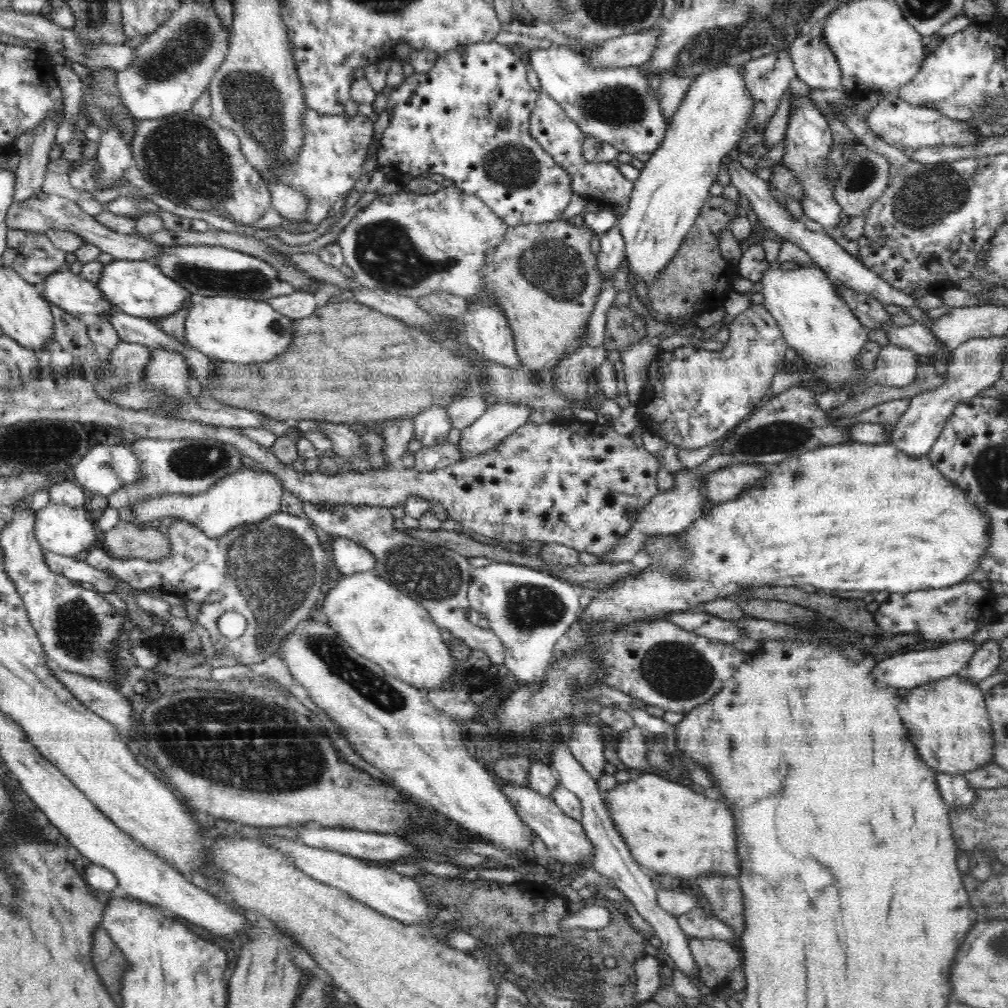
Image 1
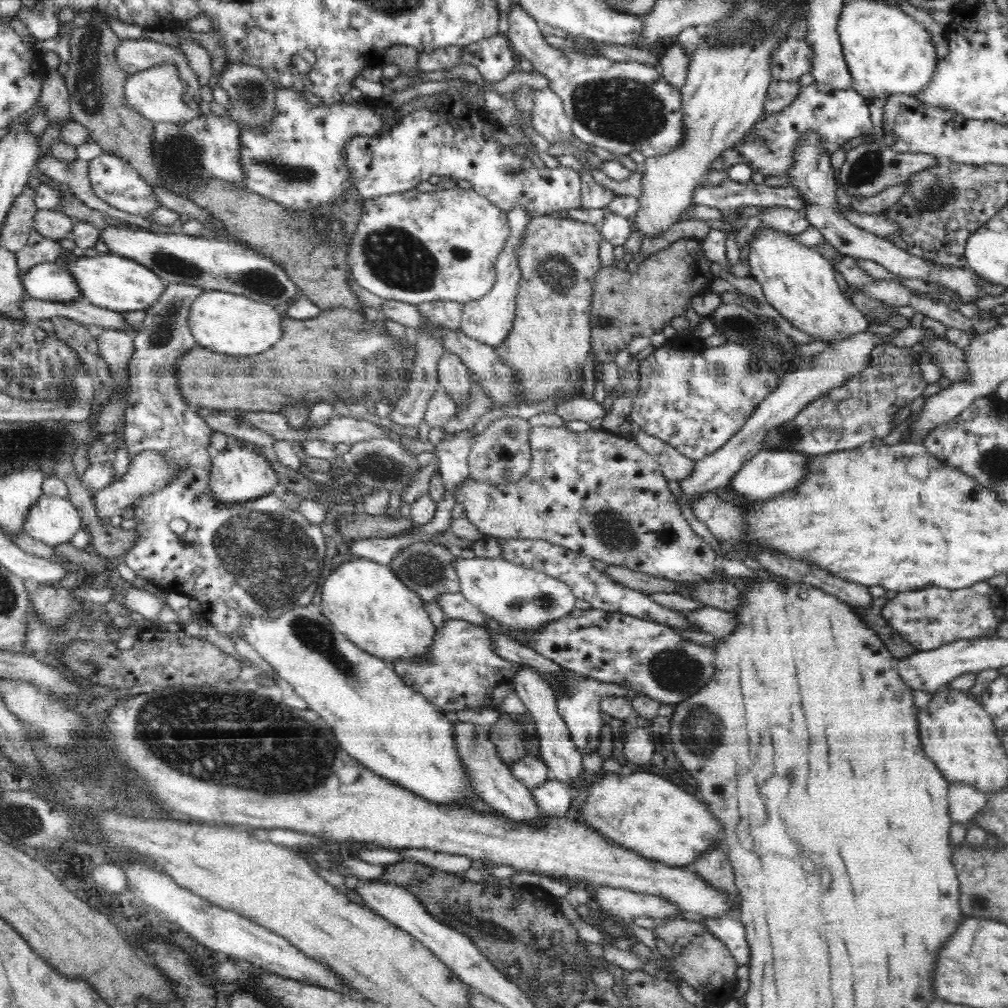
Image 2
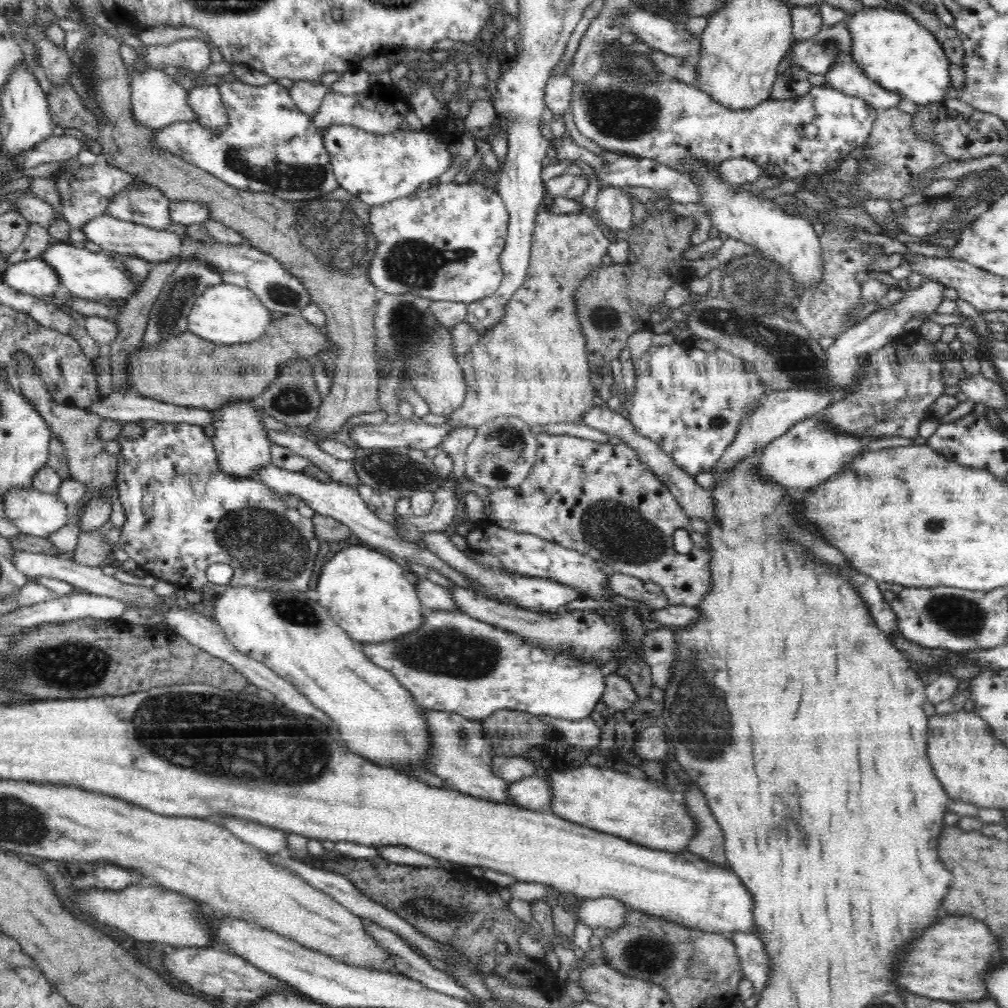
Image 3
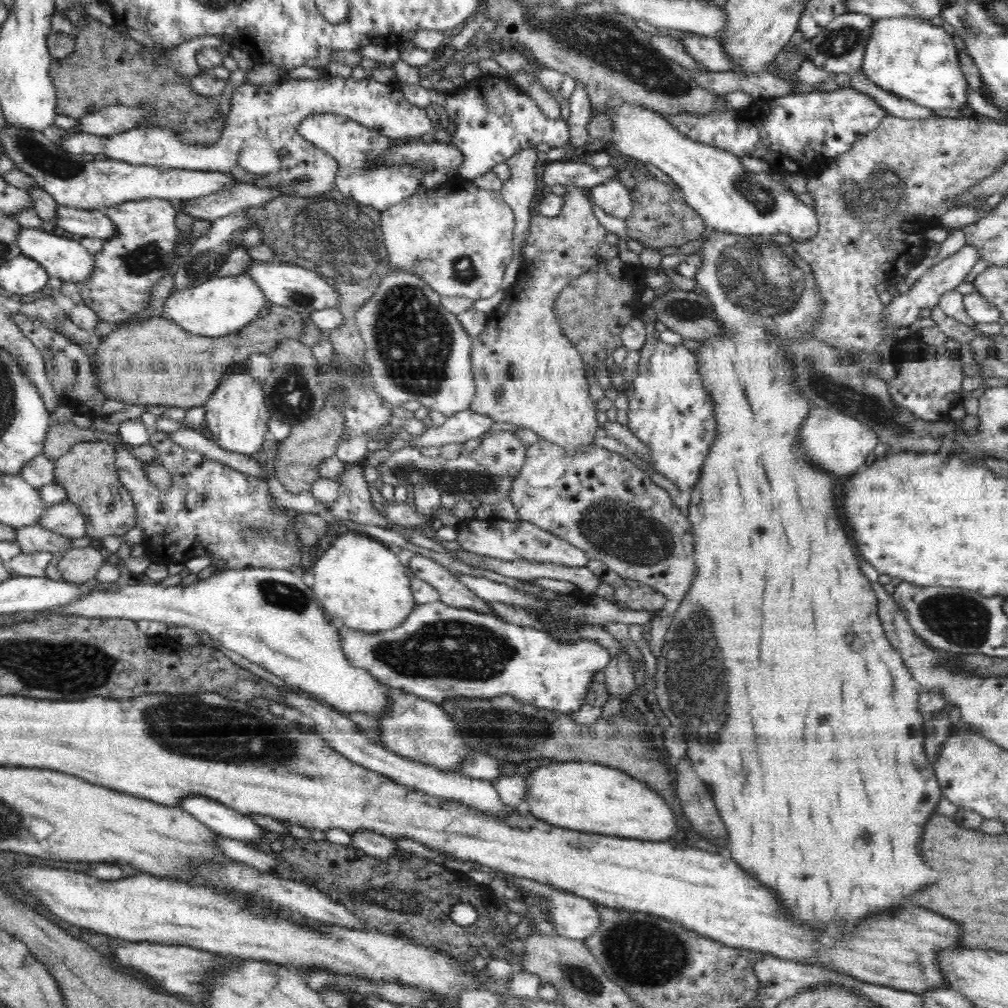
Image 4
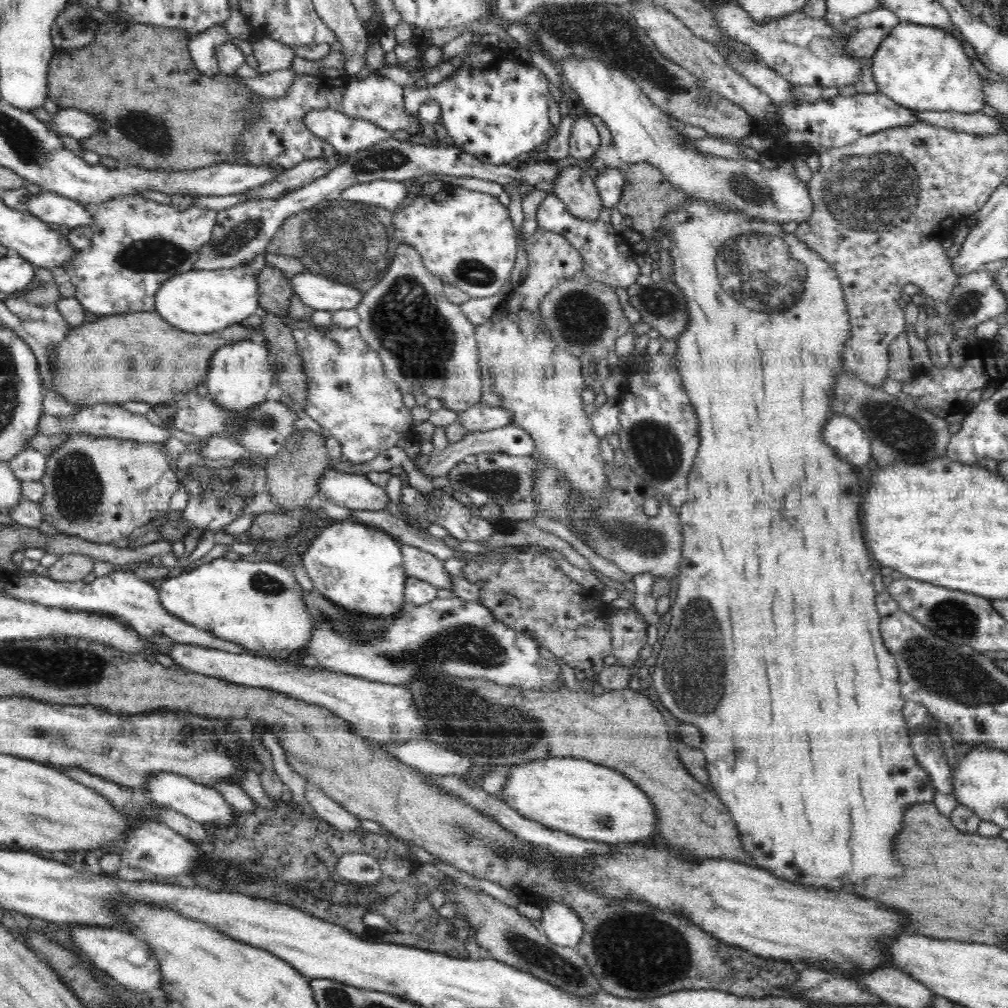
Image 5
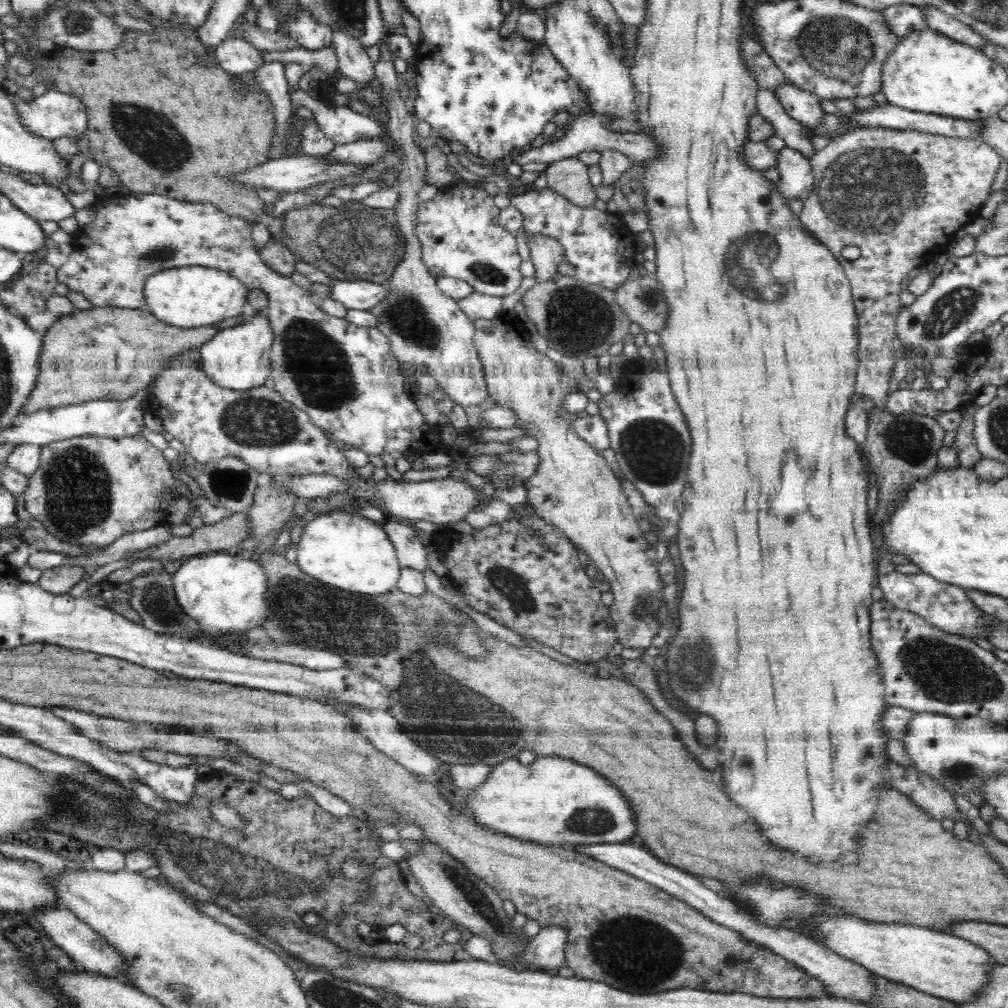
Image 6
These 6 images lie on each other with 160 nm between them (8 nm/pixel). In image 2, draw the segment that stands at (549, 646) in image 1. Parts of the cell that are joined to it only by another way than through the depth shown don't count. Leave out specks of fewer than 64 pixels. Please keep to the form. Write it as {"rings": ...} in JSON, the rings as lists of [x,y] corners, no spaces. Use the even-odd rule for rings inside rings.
{"rings":[[[456,558],[460,592],[485,615],[510,629],[513,639],[532,638],[533,630],[576,609],[573,589],[561,580],[499,558]],[[530,665],[519,666],[521,666],[521,670],[515,677],[515,692],[536,723],[541,746],[539,752],[543,761],[548,765],[550,777],[560,780],[572,788],[584,790],[586,787],[582,788],[584,786],[584,782],[582,782],[584,780],[584,774],[582,774],[583,758],[580,750],[578,750],[578,747],[576,747],[570,738],[570,731],[566,723],[558,713],[555,692],[548,685],[547,678],[536,671],[536,669],[532,669]]]}

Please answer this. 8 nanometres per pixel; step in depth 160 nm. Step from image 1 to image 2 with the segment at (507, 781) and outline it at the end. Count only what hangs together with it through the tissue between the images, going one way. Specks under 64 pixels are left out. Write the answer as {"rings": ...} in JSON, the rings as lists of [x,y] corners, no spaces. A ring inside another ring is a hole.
{"rings":[[[502,713],[502,716],[488,729],[489,739],[494,743],[494,748],[504,763],[512,765],[521,760],[524,756],[521,748],[524,748],[526,736],[522,734],[520,725],[516,721],[508,714]]]}

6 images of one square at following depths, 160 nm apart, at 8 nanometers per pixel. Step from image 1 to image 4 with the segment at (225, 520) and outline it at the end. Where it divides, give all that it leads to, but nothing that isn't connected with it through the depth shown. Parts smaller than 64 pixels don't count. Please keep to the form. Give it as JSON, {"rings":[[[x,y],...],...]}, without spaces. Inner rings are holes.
{"rings":[[[247,368],[234,369],[230,376],[226,376],[220,385],[217,386],[216,392],[210,396],[209,400],[205,402],[205,422],[210,432],[212,433],[212,440],[227,453],[240,453],[251,455],[260,453],[262,445],[265,440],[264,434],[269,430],[267,426],[269,420],[269,410],[264,400],[264,391],[260,383],[256,383],[256,379],[249,374]]]}

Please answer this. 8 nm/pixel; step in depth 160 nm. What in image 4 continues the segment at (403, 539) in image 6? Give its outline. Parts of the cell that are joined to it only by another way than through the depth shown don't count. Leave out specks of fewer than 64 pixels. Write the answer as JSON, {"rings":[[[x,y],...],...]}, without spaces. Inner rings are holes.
{"rings":[[[415,554],[411,558],[408,568],[416,578],[425,580],[428,584],[437,588],[440,593],[440,601],[448,606],[492,614],[492,608],[488,608],[486,600],[472,592],[456,577],[456,574],[434,559]]]}

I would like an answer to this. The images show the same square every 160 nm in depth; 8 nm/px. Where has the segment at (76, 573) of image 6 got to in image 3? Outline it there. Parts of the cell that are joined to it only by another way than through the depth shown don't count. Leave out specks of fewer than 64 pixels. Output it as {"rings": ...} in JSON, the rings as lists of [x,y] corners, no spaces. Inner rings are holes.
{"rings":[[[101,529],[82,531],[72,559],[84,566],[99,567],[110,551],[117,551],[110,543],[104,541],[105,531]]]}

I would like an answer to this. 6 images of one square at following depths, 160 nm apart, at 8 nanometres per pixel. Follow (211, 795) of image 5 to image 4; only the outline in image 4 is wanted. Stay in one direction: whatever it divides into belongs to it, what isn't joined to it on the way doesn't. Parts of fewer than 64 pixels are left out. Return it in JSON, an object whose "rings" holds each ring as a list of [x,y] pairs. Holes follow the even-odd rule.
{"rings":[[[202,795],[186,796],[179,802],[179,807],[209,826],[218,835],[224,835],[239,841],[258,842],[266,831],[255,824],[250,817],[238,814],[221,802]]]}

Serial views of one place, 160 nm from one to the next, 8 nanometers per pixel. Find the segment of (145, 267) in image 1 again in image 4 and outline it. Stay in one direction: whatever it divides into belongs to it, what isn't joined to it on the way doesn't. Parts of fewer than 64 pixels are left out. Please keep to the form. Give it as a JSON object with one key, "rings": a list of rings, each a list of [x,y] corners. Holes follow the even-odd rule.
{"rings":[[[24,228],[18,236],[18,248],[22,254],[39,262],[50,277],[60,278],[62,281],[81,282],[88,281],[96,269],[95,254],[82,247],[76,240],[64,238],[60,232],[51,228],[37,230],[36,228]]]}

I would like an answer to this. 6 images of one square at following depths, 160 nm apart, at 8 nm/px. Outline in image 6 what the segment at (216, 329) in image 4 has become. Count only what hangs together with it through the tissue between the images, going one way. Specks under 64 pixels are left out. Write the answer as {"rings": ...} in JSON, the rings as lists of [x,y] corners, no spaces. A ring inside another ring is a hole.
{"rings":[[[185,266],[151,274],[144,284],[146,310],[158,320],[182,329],[210,326],[242,315],[249,289],[234,275],[207,266]]]}

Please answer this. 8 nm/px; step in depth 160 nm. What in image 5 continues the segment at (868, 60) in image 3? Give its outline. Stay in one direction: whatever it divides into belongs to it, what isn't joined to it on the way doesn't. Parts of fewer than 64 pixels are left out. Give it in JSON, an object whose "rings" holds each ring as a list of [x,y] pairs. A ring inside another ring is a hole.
{"rings":[[[898,23],[880,42],[870,67],[878,91],[906,108],[972,114],[986,106],[982,77],[964,53],[962,43],[941,28]]]}

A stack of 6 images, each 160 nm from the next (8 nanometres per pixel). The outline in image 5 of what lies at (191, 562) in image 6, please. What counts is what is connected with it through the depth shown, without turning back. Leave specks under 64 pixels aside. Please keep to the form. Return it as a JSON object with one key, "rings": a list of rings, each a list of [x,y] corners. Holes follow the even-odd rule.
{"rings":[[[234,556],[216,558],[190,571],[175,573],[158,586],[162,608],[181,621],[206,629],[216,638],[242,646],[248,654],[259,658],[282,661],[293,666],[306,666],[306,650],[313,637],[309,609],[302,602],[302,587],[290,568],[270,561],[250,562]]]}

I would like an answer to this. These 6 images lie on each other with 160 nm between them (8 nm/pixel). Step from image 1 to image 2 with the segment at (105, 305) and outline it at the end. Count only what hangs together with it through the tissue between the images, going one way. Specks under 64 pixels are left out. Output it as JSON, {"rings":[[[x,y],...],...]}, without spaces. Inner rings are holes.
{"rings":[[[56,261],[32,265],[21,278],[26,295],[32,299],[70,302],[82,298],[76,279]]]}

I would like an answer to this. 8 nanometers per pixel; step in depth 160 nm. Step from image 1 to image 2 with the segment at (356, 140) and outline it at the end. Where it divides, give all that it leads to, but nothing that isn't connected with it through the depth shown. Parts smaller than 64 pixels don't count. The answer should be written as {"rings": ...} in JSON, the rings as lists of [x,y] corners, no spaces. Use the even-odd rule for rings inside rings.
{"rings":[[[282,87],[277,90],[276,107],[276,117],[272,125],[265,126],[264,132],[258,133],[256,129],[246,129],[246,125],[239,125],[242,171],[246,172],[246,187],[249,191],[270,198],[296,214],[309,213],[318,206],[329,205],[351,188],[350,168],[345,156],[350,140],[354,137],[380,136],[384,130],[384,117],[389,114],[384,108],[370,109],[364,103],[318,105],[294,89]]]}

